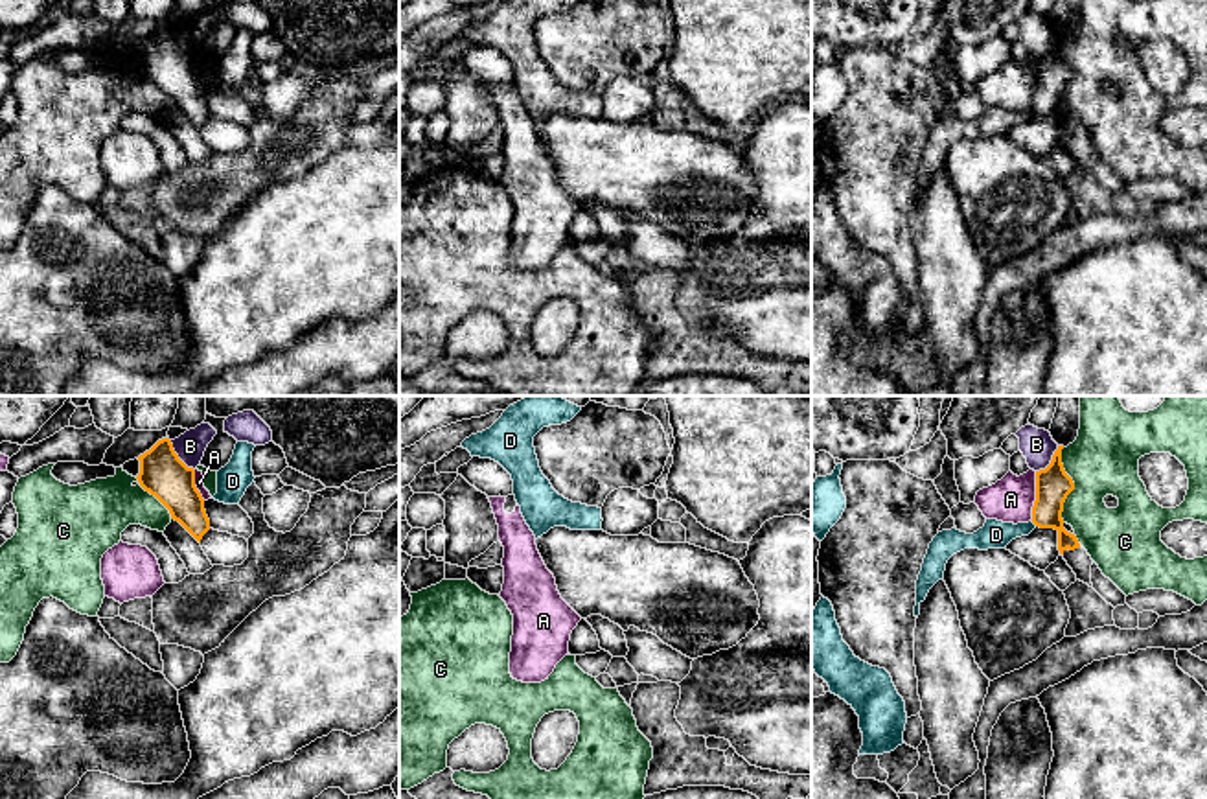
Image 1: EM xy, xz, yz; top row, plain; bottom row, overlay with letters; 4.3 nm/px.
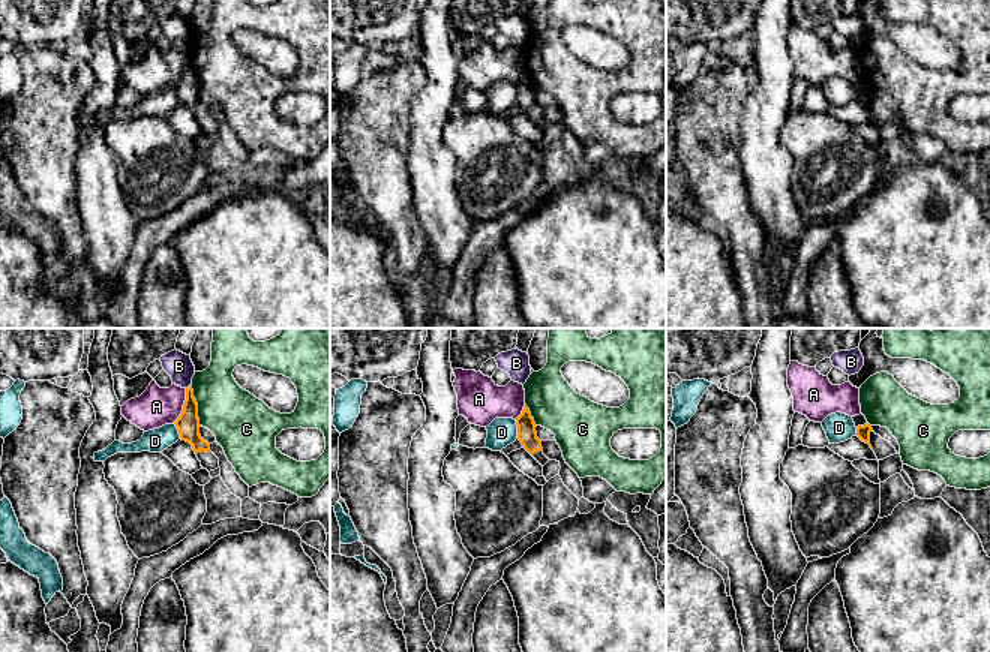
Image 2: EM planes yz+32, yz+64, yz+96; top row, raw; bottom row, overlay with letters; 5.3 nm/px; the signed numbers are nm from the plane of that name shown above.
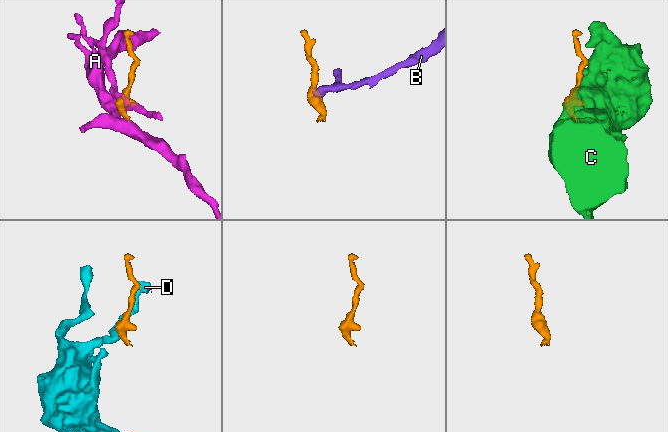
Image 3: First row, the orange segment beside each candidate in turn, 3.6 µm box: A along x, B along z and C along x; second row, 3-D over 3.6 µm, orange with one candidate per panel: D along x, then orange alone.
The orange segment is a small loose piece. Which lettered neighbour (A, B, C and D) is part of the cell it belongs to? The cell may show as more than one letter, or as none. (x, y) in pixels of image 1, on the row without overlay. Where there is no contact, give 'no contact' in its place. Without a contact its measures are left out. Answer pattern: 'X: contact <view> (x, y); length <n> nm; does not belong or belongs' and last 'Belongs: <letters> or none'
A: contact yz (1036, 83); length 220 nm; does not belong
B: contact xy (177, 45); length 170 nm; does not belong
C: contact yz (1073, 72); length 320 nm; does not belong
D: contact yz (1034, 111); length 40 nm; does not belong
Belongs: none

